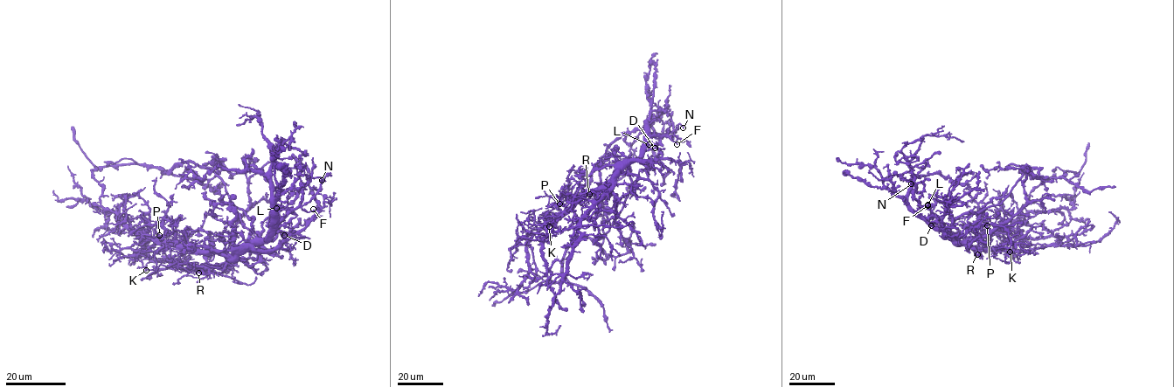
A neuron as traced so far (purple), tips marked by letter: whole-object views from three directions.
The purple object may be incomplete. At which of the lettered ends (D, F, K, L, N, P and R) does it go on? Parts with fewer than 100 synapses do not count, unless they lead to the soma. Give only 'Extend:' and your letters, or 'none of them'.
Extend: D

